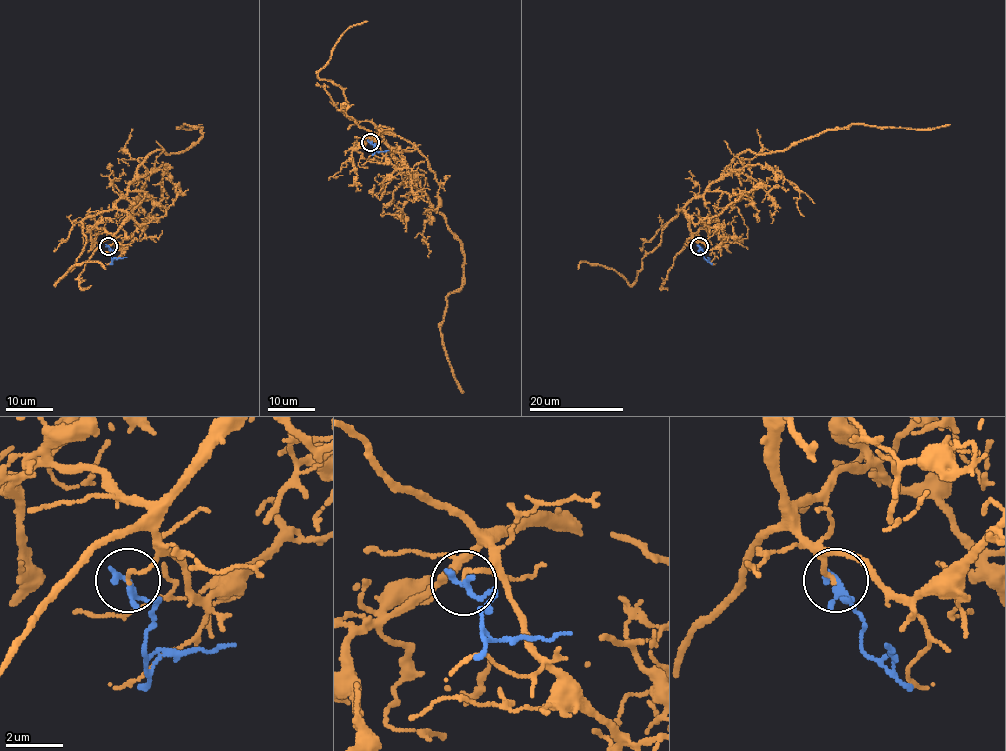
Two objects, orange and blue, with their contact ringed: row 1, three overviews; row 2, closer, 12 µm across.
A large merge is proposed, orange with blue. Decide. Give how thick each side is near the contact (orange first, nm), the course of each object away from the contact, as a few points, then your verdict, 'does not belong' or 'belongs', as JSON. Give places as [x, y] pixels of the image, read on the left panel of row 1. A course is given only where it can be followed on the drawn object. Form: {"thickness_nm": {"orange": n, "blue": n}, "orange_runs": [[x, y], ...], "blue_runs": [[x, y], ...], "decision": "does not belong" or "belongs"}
{"thickness_nm": {"orange": 130, "blue": 280}, "orange_runs": [[109, 247], [126, 216], [116, 203], [136, 168], [157, 150], [184, 151], [201, 130], [178, 126], [201, 124]], "blue_runs": [[109, 247], [112, 251], [111, 259], [126, 257]], "decision": "does not belong"}

